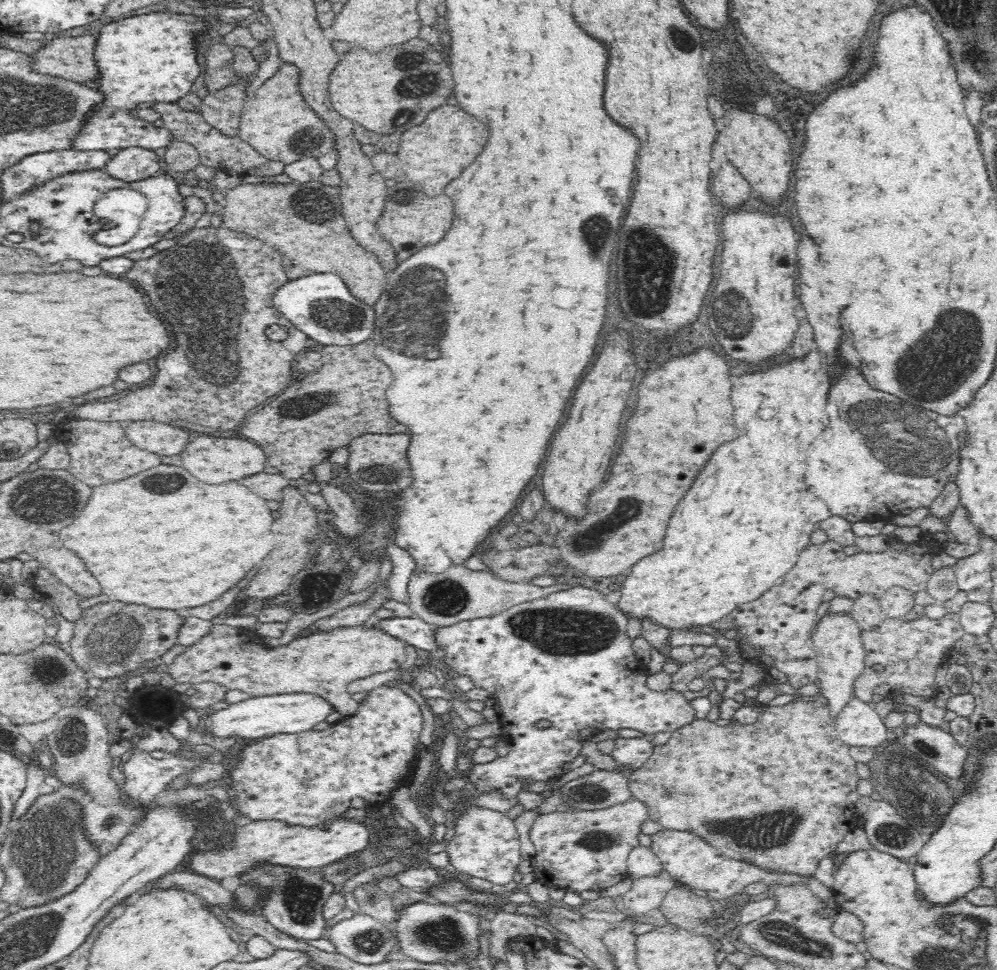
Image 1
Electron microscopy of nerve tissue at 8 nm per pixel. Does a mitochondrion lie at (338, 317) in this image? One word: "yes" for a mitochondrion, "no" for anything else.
yes

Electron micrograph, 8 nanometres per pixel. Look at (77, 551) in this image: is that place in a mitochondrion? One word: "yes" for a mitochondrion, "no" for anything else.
no

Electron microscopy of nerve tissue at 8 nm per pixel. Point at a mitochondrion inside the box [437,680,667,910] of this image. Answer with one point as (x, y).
(597, 840)

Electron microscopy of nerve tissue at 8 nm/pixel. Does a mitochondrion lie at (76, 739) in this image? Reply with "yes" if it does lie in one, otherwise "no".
yes

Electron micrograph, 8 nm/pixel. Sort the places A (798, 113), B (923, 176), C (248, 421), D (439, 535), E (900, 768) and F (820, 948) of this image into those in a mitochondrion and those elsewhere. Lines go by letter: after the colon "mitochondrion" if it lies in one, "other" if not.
A: other
B: other
C: other
D: other
E: mitochondrion
F: mitochondrion

